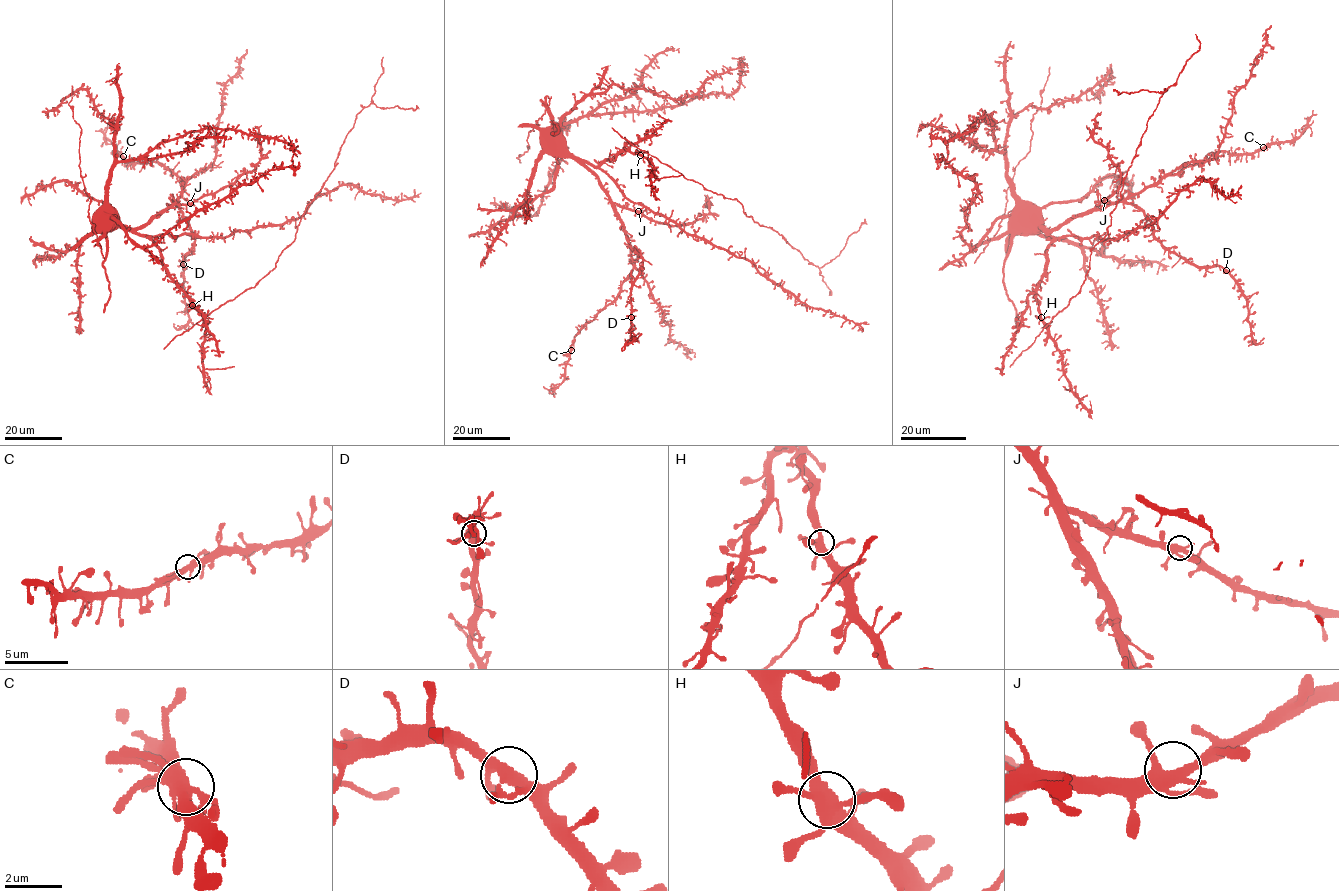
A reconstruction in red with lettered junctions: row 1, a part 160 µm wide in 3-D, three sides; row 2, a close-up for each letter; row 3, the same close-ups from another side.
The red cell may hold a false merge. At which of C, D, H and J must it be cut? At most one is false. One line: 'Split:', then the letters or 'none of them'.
Split: none of them

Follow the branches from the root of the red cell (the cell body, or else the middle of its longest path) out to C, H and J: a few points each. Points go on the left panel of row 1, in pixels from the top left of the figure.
C: (108, 216), (108, 213), (121, 224), (141, 228), (172, 205), (186, 184), (159, 163), (128, 162), (123, 156)
H: (108, 216), (108, 213), (108, 217), (152, 241), (159, 250), (167, 275), (187, 295), (192, 306)
J: (108, 216), (108, 213), (108, 217), (121, 224), (141, 228), (165, 209), (190, 203)

